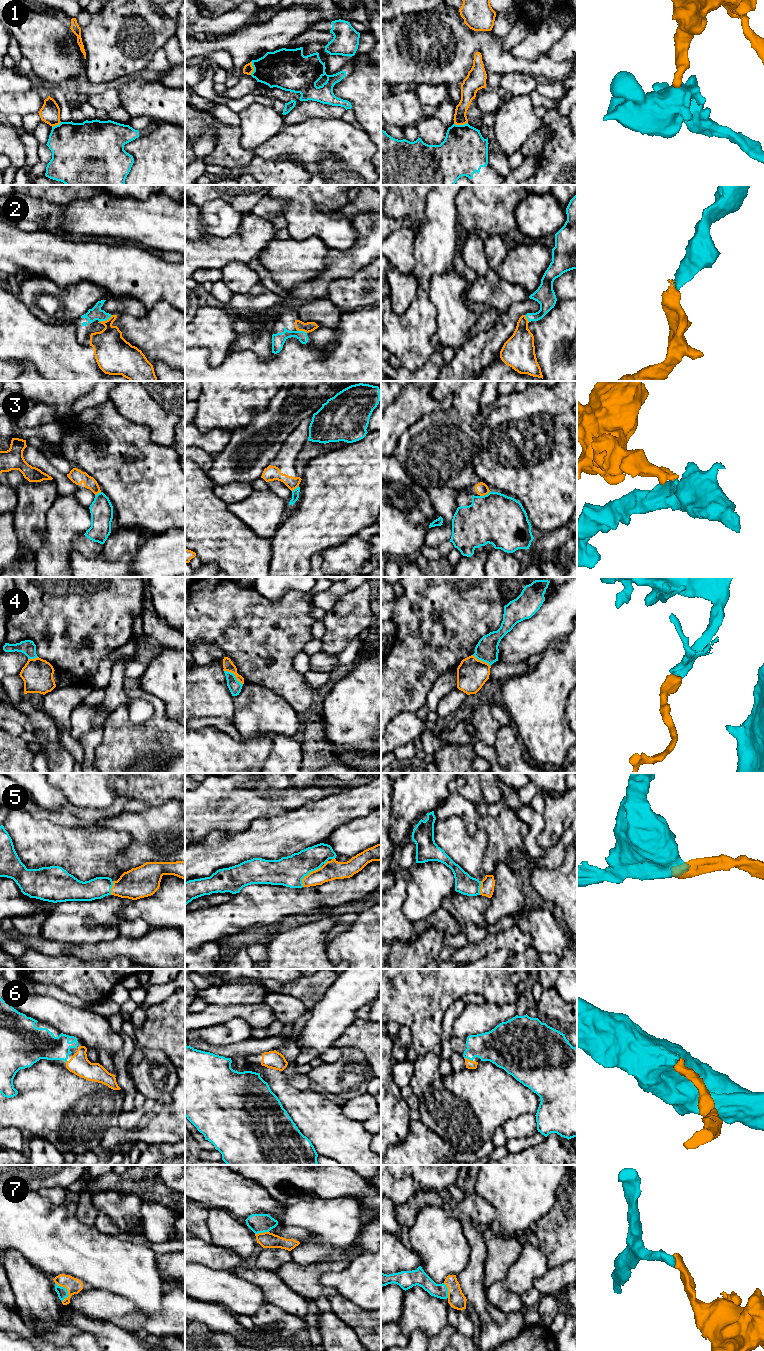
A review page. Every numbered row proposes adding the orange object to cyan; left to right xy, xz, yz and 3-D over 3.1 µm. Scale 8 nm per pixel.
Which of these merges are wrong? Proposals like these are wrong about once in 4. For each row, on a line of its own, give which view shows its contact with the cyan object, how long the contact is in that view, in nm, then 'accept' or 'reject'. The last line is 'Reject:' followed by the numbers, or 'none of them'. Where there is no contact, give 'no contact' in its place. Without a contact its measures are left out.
1: xz | 110 nm | reject
2: xy | 120 nm | accept
3: yz | 100 nm | accept
4: xz | 190 nm | accept
5: xz | 220 nm | accept
6: yz | 80 nm | accept
7: xy | 170 nm | accept
Reject: 1

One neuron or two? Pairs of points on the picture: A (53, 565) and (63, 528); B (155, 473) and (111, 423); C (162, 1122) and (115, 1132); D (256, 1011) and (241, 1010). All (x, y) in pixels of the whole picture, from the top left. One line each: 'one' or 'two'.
A: one
B: one
C: one
D: one

